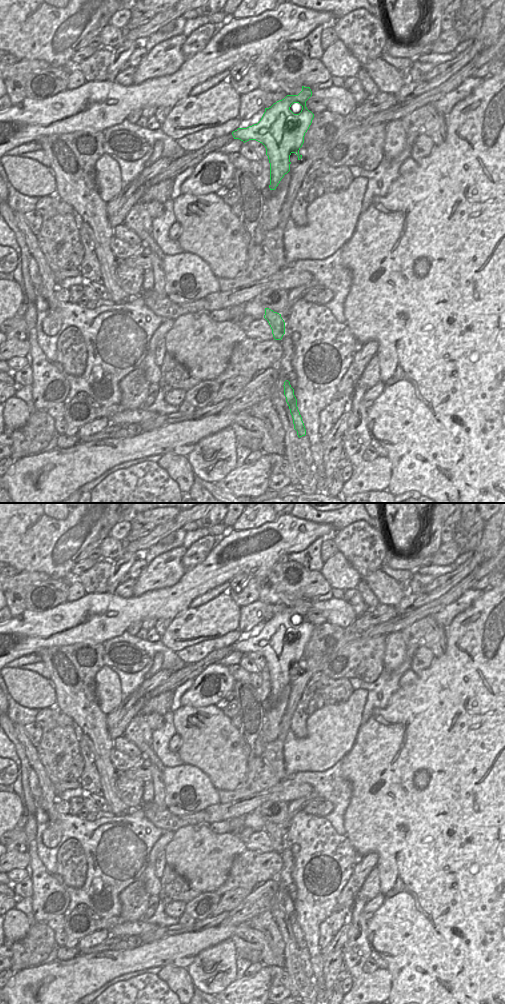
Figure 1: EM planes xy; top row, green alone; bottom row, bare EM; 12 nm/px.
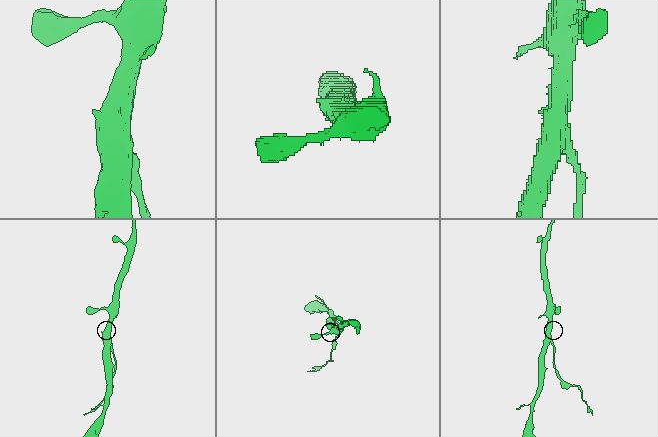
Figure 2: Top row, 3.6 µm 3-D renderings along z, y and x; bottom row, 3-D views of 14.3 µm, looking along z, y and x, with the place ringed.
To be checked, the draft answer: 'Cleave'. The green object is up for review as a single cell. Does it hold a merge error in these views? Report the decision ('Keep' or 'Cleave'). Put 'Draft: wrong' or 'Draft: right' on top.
Draft: right
Cleave

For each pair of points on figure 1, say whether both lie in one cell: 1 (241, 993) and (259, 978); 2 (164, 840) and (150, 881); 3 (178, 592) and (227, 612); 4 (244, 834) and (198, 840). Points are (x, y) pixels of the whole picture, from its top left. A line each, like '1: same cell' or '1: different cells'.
1: same cell
2: same cell
3: different cells
4: different cells

